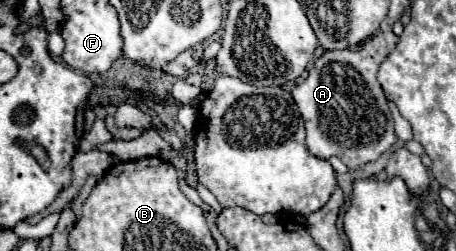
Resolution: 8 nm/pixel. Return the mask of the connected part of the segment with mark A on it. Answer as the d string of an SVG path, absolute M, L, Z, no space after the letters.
M378 32L362 46L324 52L308 76L292 88L294 102L306 124L306 146L316 158L338 156L350 170L376 160L396 144L394 120L382 86L376 80L378 66L396 48L394 32Z

